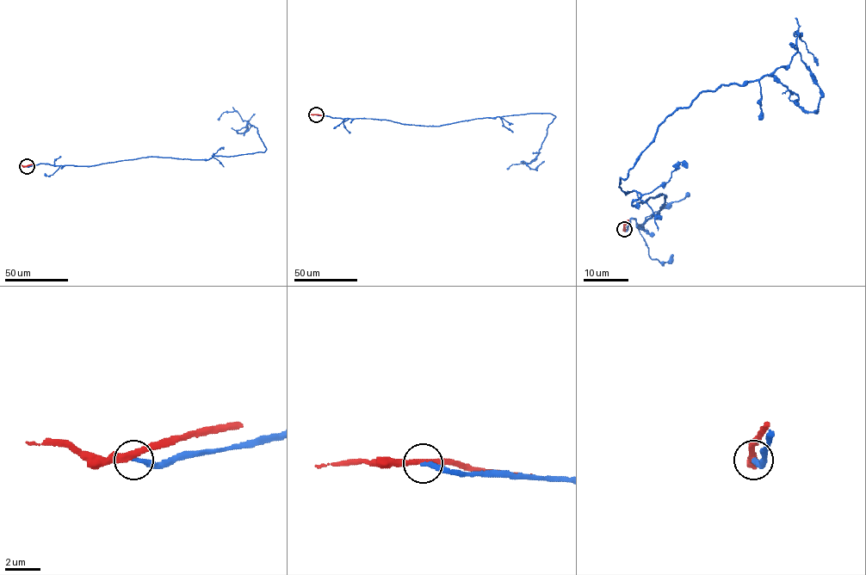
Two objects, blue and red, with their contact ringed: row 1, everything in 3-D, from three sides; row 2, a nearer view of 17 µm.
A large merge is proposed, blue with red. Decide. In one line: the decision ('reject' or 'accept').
reject

